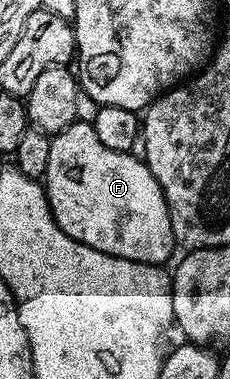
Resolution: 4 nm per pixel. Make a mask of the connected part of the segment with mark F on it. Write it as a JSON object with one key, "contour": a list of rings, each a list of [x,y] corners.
{"contour":[[[75,120],[52,138],[44,187],[55,222],[68,236],[104,255],[165,265],[176,241],[160,185],[135,153],[114,152],[98,140],[91,121]]]}

